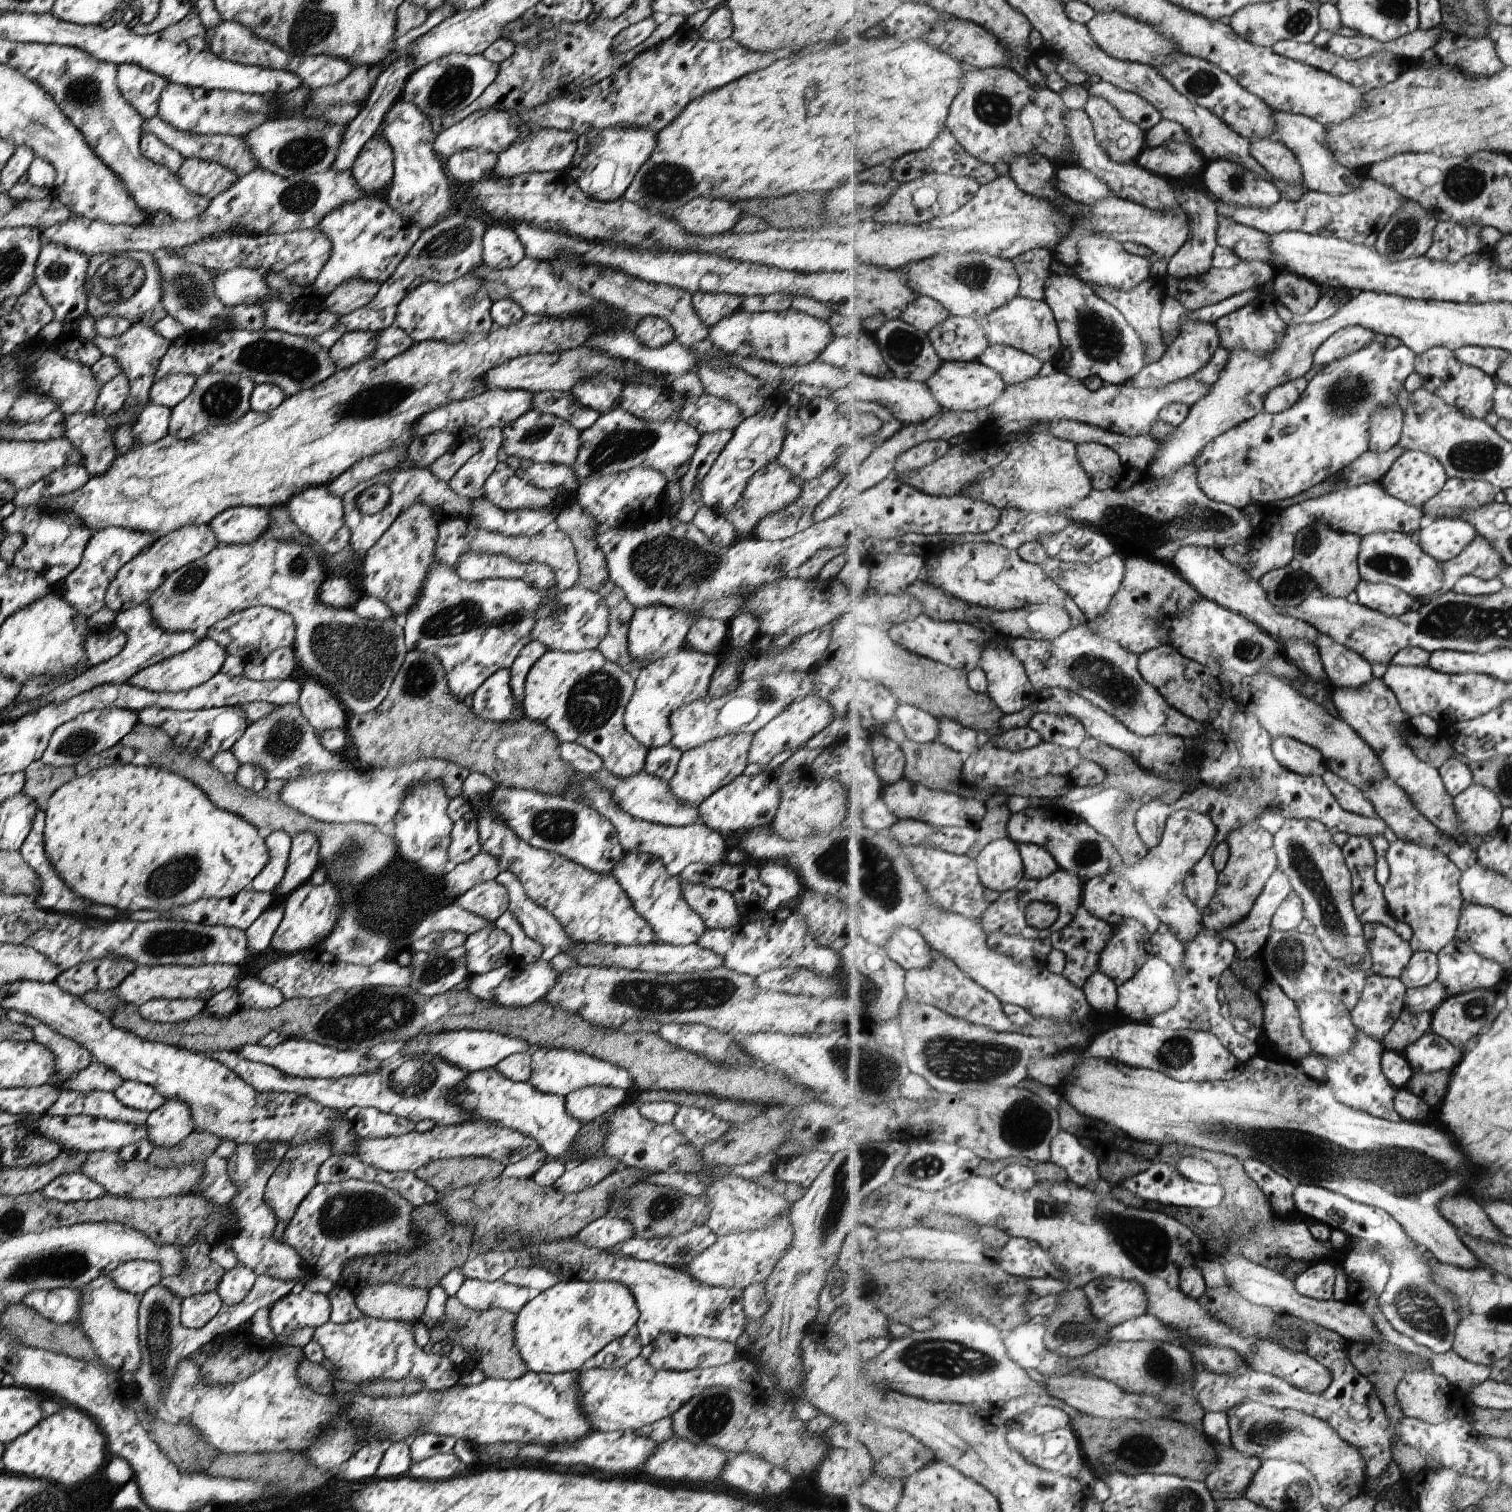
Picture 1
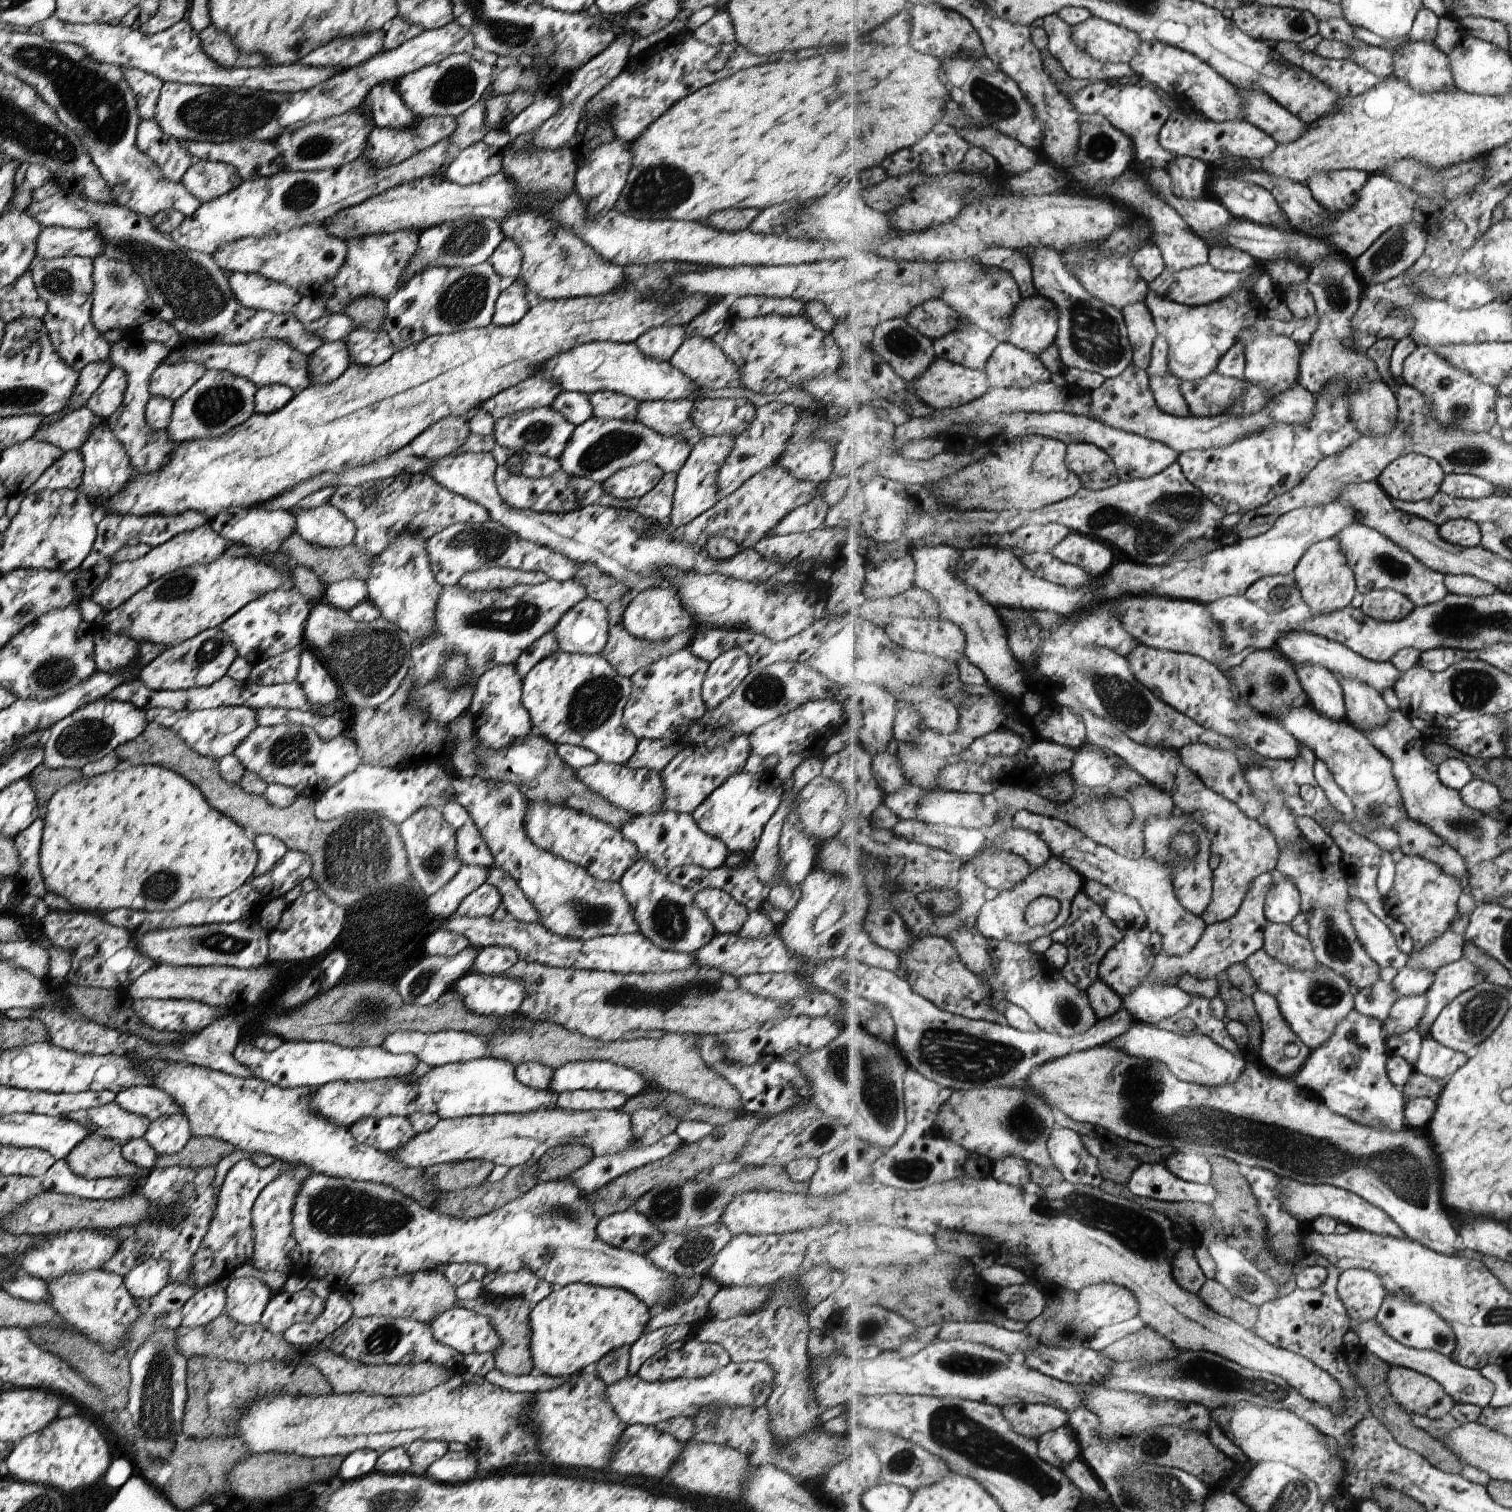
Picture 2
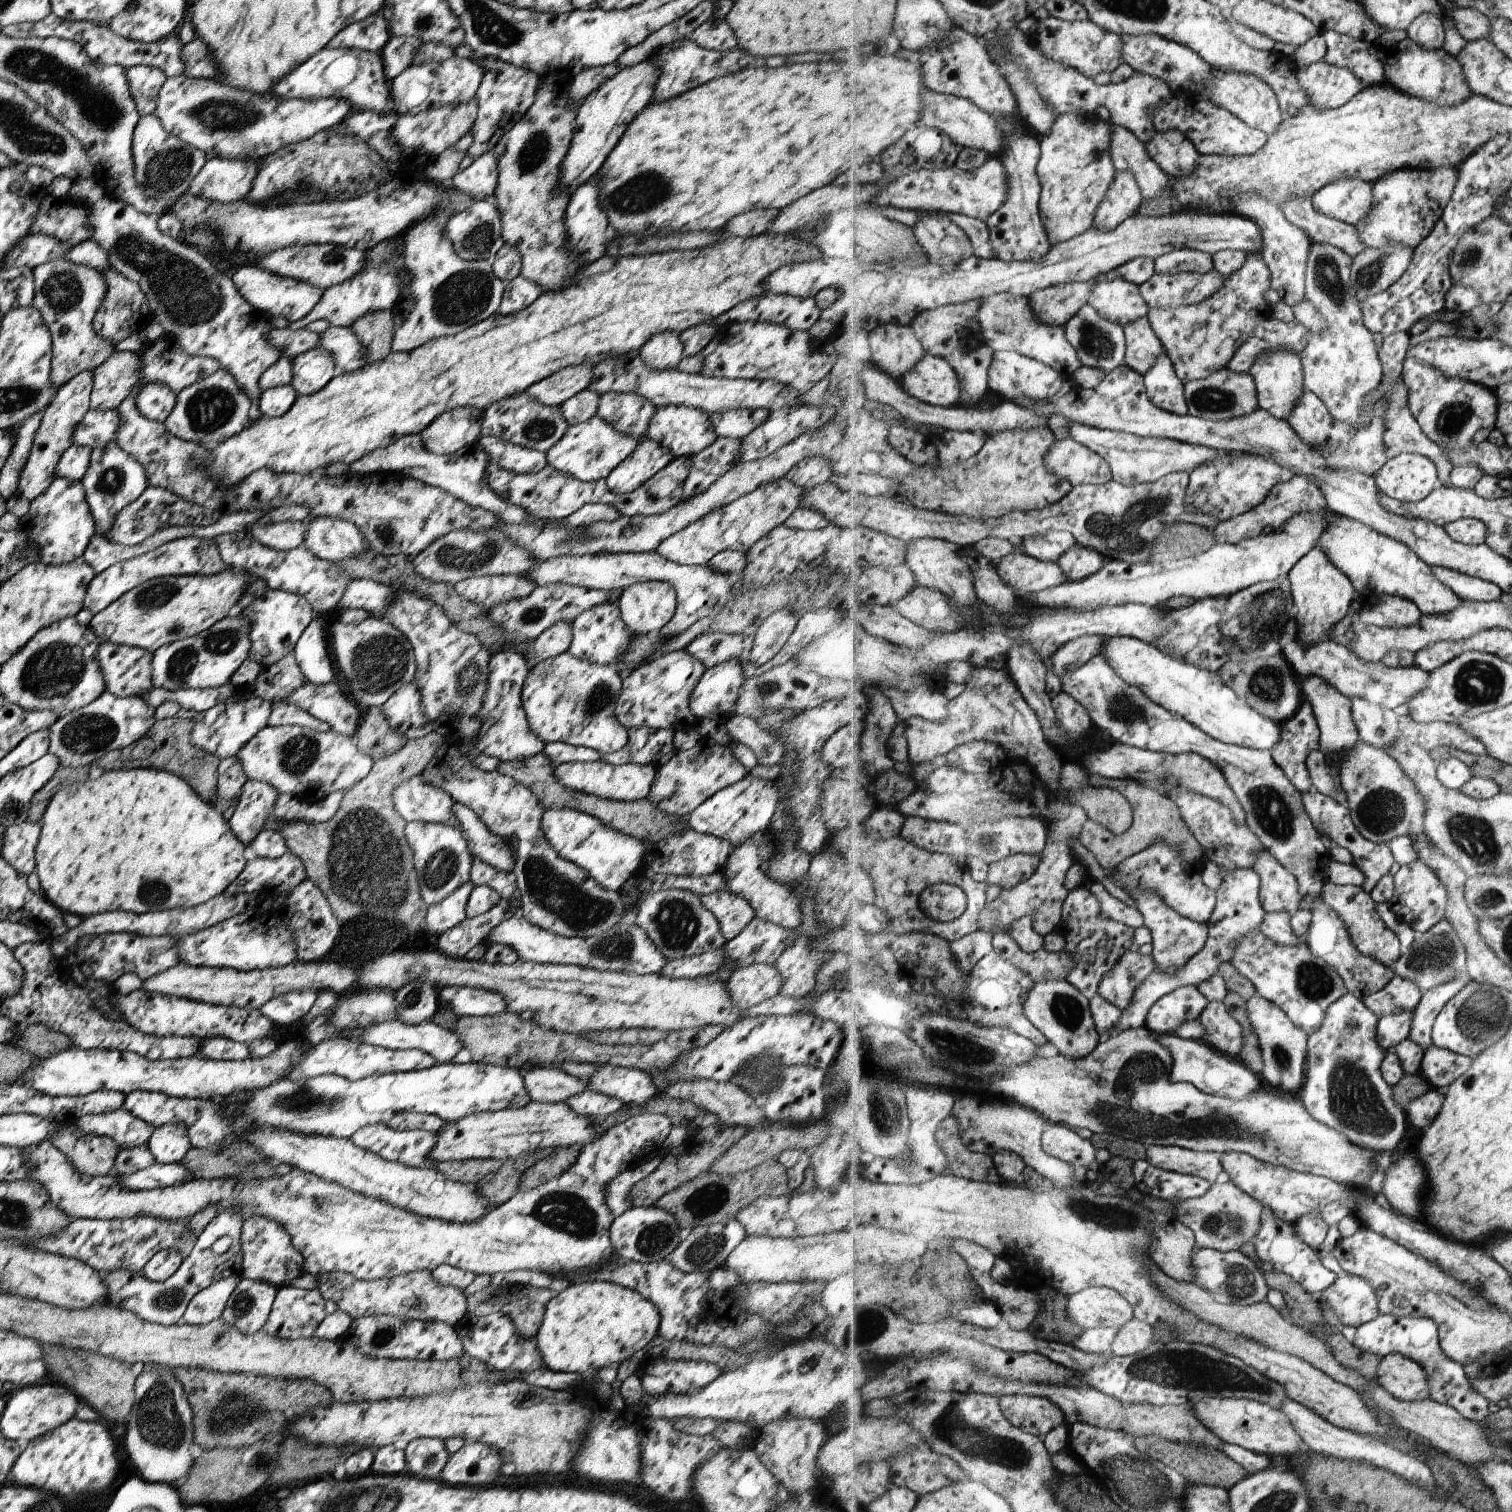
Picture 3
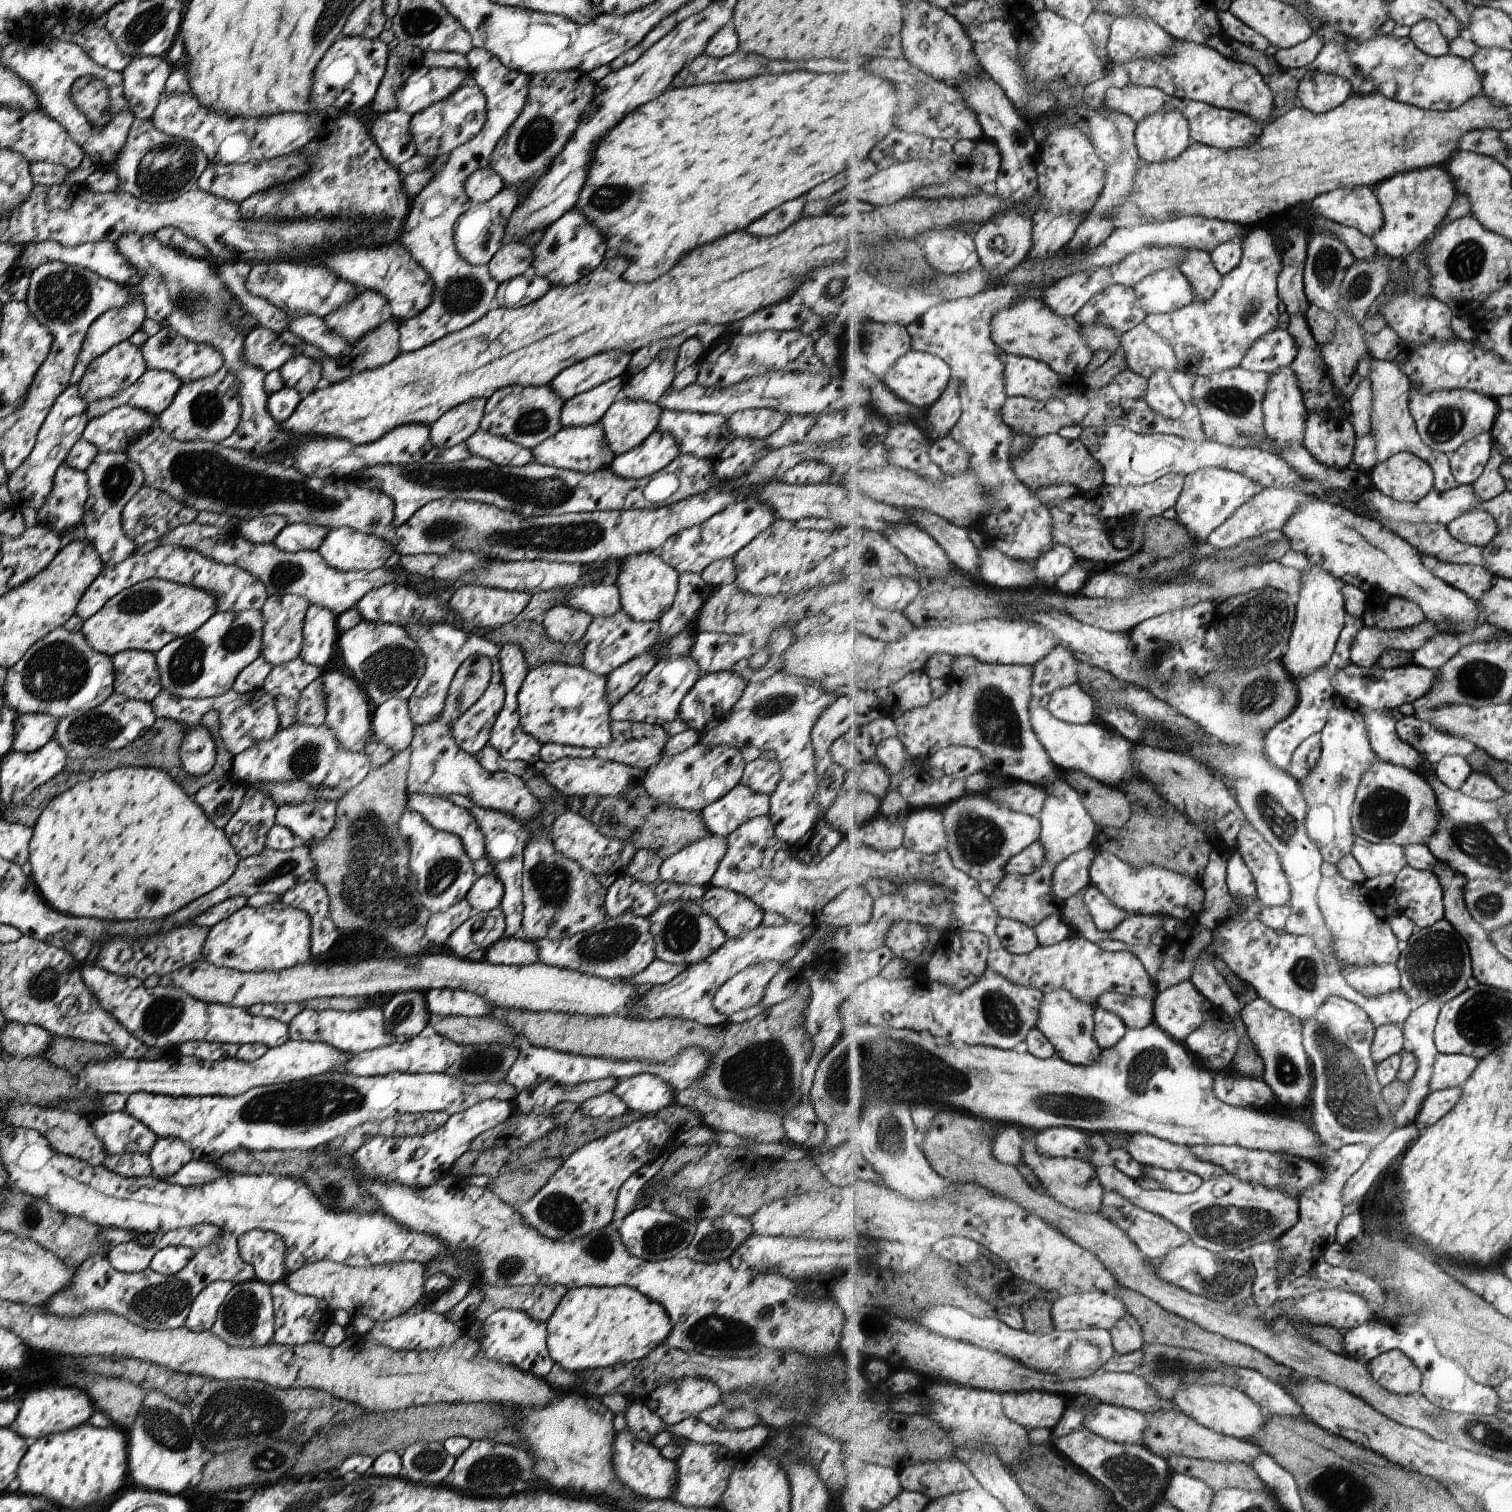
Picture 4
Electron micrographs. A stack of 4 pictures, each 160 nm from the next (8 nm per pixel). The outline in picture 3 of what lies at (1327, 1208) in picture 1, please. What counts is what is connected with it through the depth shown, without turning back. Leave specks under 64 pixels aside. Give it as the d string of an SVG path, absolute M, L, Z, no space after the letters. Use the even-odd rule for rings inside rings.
M1379 1315L1375 1320L1357 1328L1353 1344L1361 1350L1381 1357L1391 1353L1399 1353L1417 1361L1428 1372L1429 1397L1444 1405L1456 1408L1465 1418L1485 1425L1485 1420L1491 1414L1490 1405L1480 1392L1477 1392L1471 1382L1468 1382L1463 1372L1463 1365L1451 1360L1443 1350L1440 1339L1441 1326L1431 1317L1398 1317L1397 1315Z

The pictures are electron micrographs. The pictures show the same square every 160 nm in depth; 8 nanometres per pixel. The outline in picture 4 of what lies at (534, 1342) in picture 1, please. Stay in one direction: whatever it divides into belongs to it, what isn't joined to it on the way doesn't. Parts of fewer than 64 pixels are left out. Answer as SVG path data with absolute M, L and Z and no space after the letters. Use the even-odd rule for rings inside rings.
M627 1286L568 1289L545 1322L545 1346L550 1360L566 1372L607 1368L641 1359L669 1336L665 1310Z

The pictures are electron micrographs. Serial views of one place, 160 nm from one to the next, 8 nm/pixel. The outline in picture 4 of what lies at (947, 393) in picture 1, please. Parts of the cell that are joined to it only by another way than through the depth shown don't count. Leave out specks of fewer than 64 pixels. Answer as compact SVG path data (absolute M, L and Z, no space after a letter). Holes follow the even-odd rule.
M912 350L907 352L907 356L901 358L901 362L896 364L893 372L888 372L882 383L885 382L893 390L893 394L899 398L899 404L910 403L927 411L945 394L951 382L949 378L951 378L949 366L941 358L937 358L929 352Z

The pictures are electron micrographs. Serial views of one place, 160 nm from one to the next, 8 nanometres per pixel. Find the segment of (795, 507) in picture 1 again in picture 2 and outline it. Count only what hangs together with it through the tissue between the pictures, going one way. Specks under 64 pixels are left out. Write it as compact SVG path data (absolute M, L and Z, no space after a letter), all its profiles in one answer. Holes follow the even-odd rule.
M827 481L819 483L815 496L807 503L788 512L767 535L788 535L791 533L808 533L823 526L826 512L830 509L822 499L822 488Z

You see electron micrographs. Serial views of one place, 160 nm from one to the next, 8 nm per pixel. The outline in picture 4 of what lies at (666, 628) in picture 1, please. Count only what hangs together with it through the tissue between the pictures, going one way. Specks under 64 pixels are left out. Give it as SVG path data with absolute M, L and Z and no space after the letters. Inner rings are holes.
M641 552L625 556L619 564L619 574L613 581L617 586L619 606L630 620L656 622L669 610L677 594L678 573L663 564L656 552Z

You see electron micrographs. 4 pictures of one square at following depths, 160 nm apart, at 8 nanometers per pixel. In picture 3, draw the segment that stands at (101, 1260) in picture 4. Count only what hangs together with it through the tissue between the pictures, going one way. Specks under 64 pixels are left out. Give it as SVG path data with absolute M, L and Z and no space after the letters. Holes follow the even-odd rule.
M236 1207L219 1211L207 1223L205 1228L195 1236L195 1240L189 1247L179 1268L167 1280L163 1282L147 1280L141 1271L129 1272L123 1269L105 1271L101 1274L106 1288L104 1303L132 1312L138 1319L157 1323L163 1326L171 1326L179 1322L187 1303L206 1286L225 1277L237 1277L241 1279L242 1254L240 1251L241 1215ZM221 1236L229 1236L232 1243L223 1254L217 1255L211 1250L211 1244Z

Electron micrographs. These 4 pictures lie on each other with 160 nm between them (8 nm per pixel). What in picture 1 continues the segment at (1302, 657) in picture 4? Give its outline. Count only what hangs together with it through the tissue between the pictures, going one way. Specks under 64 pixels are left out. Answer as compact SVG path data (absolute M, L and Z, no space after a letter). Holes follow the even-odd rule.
M1313 522L1311 526L1303 528L1300 532L1297 532L1297 545L1296 545L1296 560L1301 562L1301 568L1317 582L1321 595L1335 596L1340 598L1347 598L1351 592L1357 591L1357 586L1361 583L1360 574L1360 552L1361 552L1361 540L1363 536L1352 534L1349 532L1341 532L1331 526L1331 524L1325 524L1325 522Z

